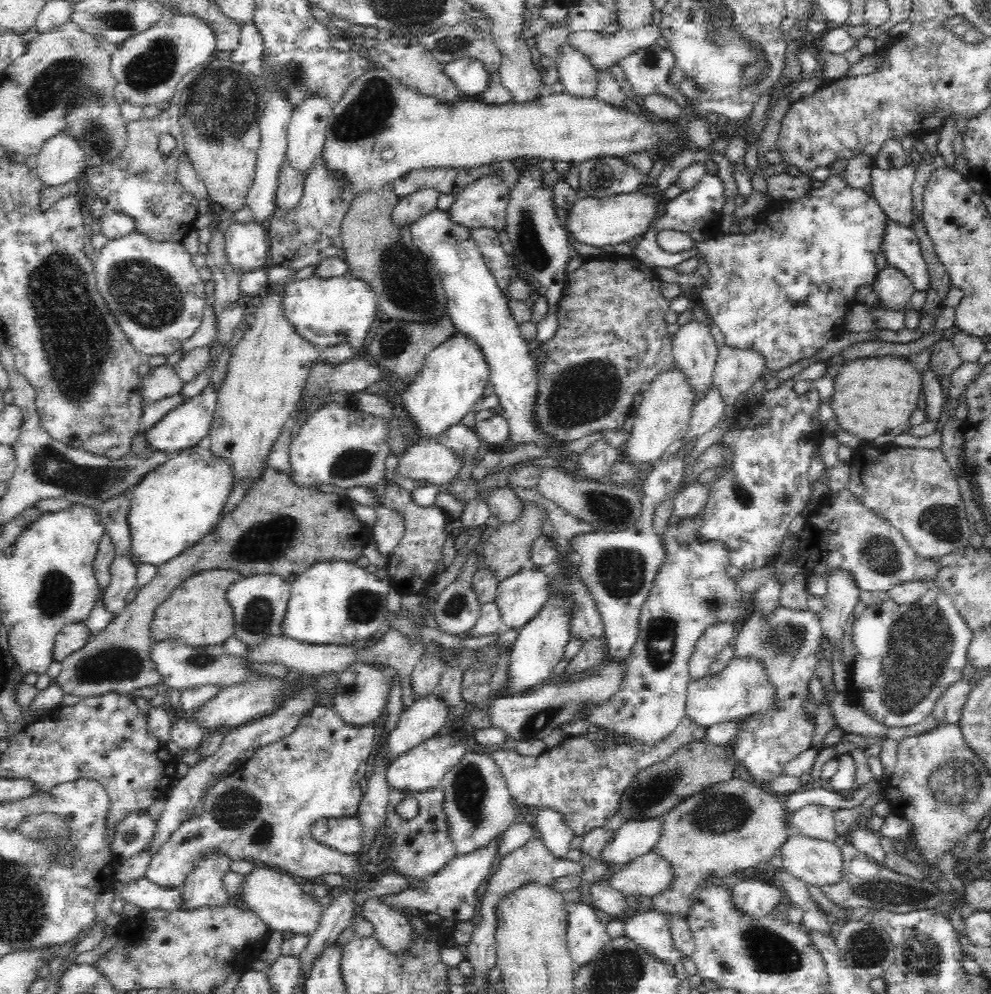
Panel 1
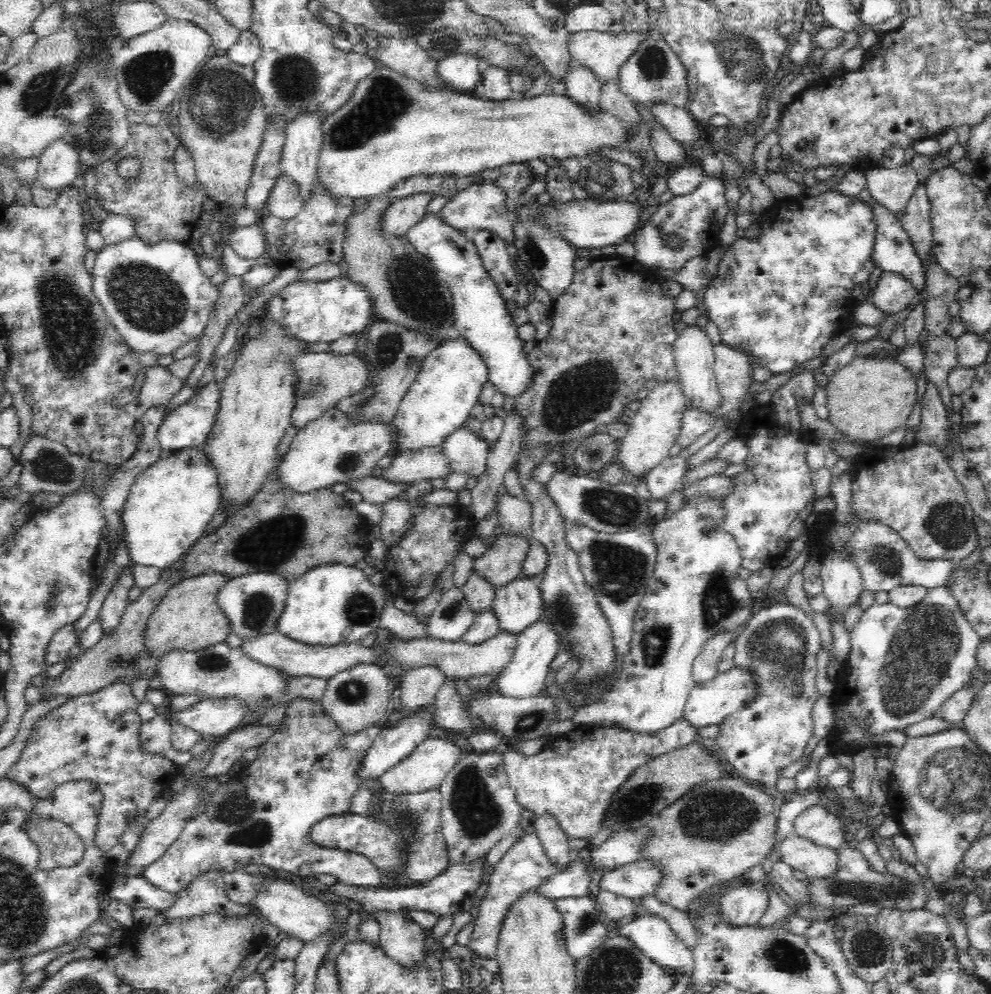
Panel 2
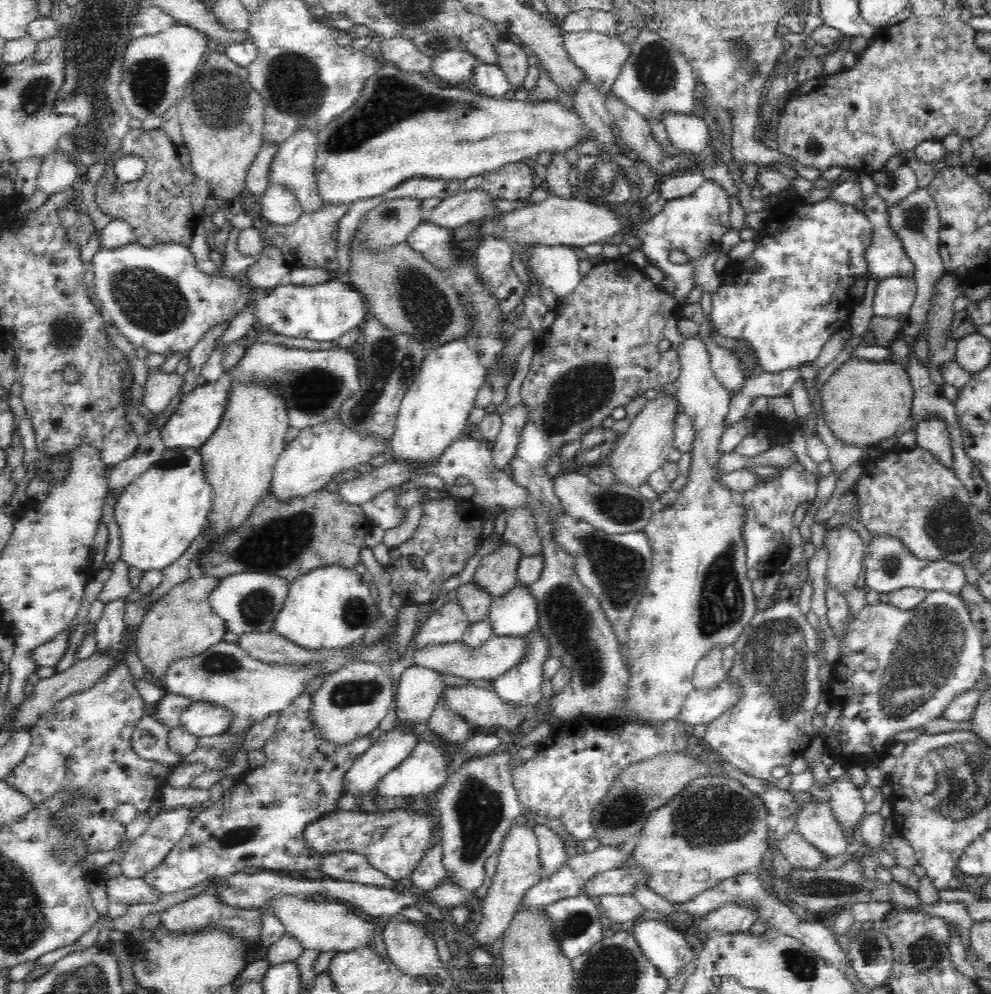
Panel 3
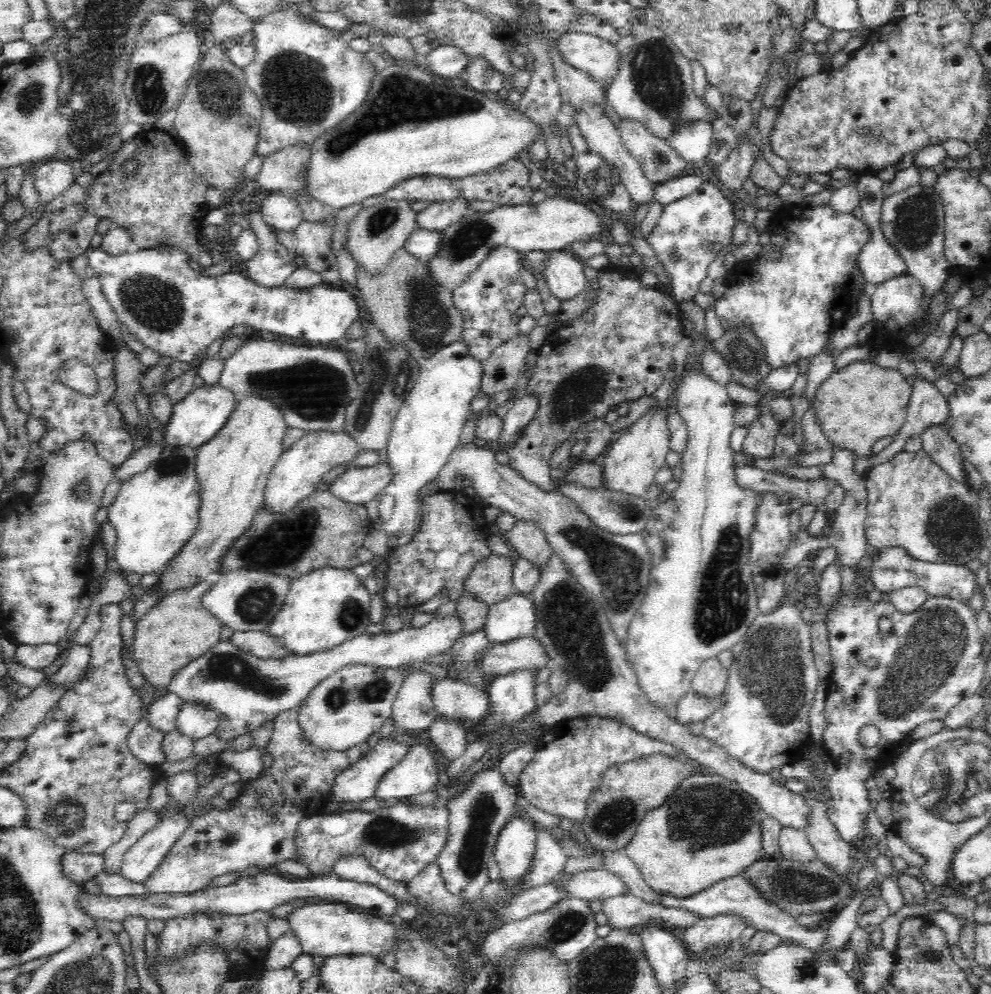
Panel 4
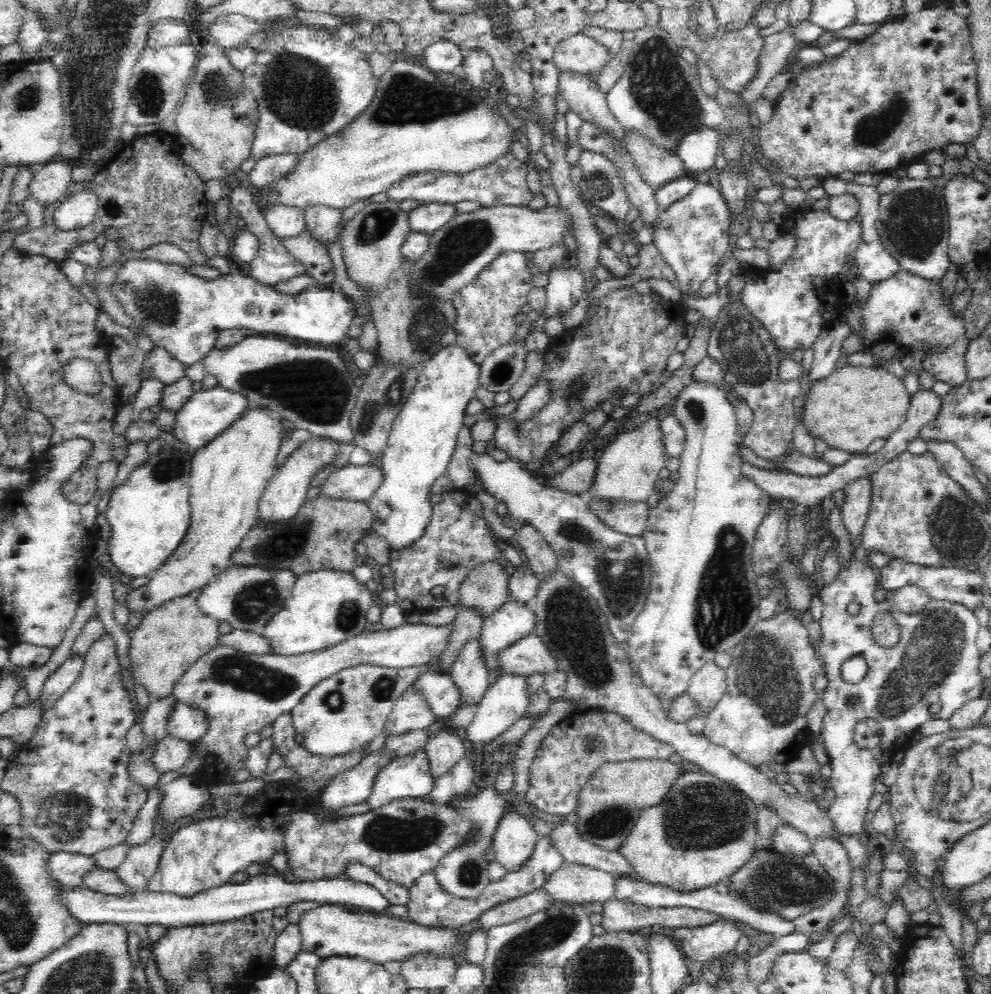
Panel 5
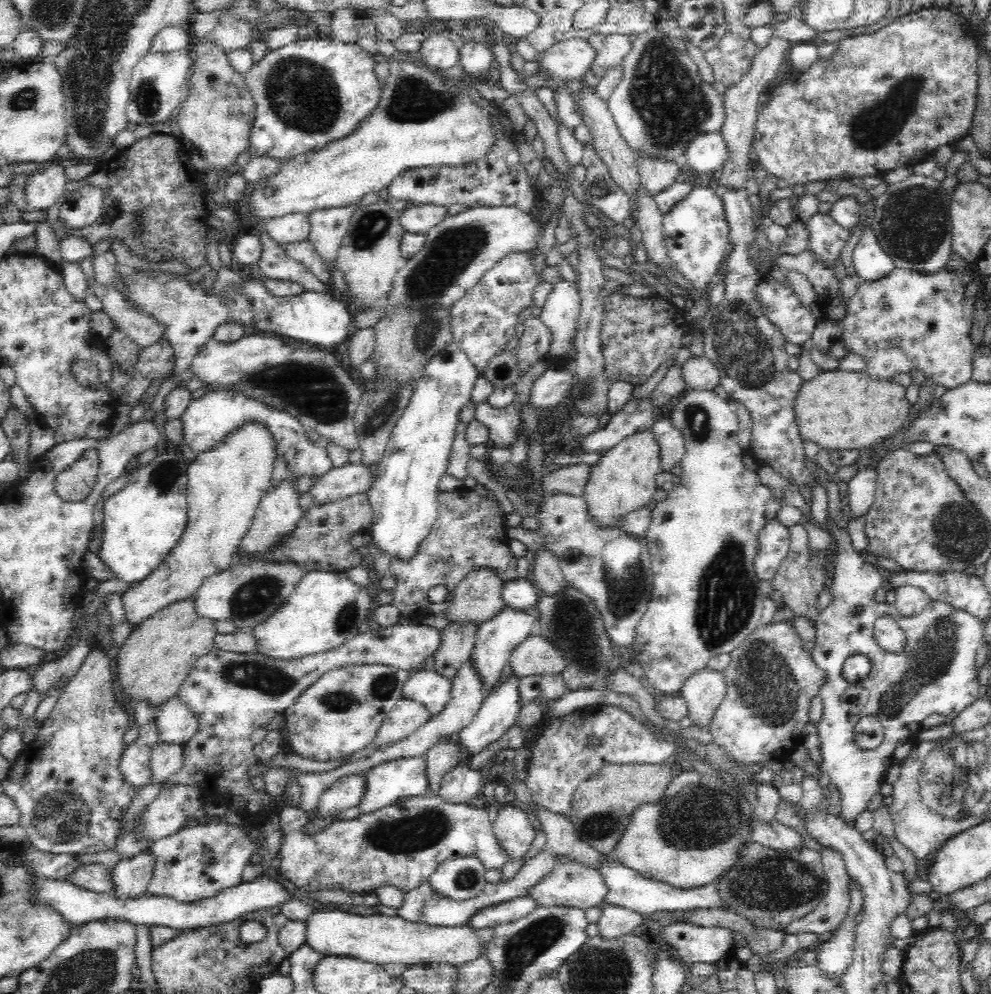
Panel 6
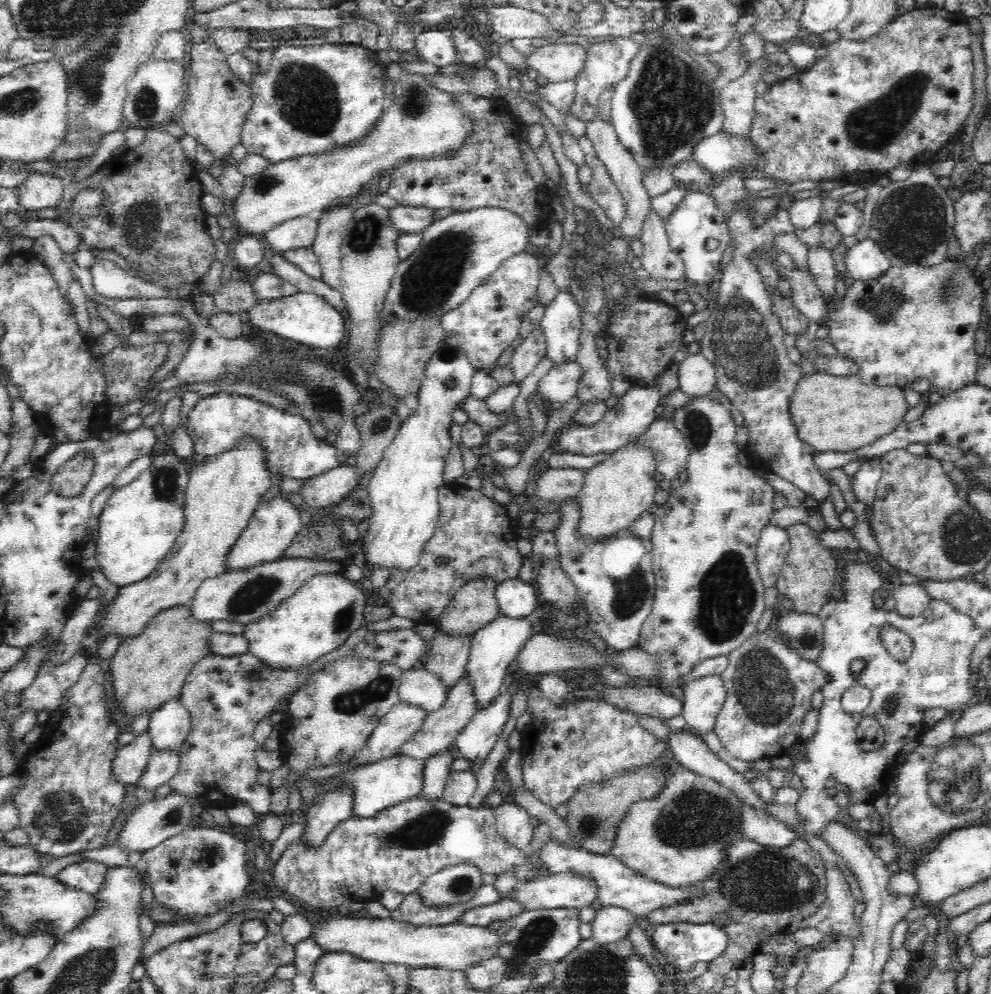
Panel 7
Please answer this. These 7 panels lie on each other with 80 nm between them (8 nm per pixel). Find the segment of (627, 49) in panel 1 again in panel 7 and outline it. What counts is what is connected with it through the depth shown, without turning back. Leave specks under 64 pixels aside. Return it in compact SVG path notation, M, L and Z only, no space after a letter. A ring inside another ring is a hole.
M573 39L571 44L548 44L534 49L526 58L525 65L535 69L539 76L546 78L550 83L564 82L564 80L575 80L584 70L587 56L587 47L583 48L579 40Z

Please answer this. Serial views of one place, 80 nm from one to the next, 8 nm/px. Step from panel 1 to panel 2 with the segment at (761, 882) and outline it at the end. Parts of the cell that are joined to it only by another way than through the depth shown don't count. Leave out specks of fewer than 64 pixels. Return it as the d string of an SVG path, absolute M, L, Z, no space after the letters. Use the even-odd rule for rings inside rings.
M764 884L730 887L723 895L722 915L736 925L757 925L770 904L770 894Z

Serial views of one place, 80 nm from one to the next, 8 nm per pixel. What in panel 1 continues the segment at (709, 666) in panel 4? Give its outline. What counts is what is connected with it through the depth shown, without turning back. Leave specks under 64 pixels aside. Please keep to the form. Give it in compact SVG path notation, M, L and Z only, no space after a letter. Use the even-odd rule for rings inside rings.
M719 621L704 630L694 643L687 660L690 680L708 675L708 667L716 655L736 637L739 626L733 622Z

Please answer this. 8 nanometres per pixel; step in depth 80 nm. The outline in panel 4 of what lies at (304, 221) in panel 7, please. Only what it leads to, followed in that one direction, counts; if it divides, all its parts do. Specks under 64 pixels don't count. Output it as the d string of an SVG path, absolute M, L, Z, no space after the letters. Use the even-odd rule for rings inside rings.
M269 191L260 204L259 212L263 221L274 230L292 230L303 220L298 201L292 195L281 191Z

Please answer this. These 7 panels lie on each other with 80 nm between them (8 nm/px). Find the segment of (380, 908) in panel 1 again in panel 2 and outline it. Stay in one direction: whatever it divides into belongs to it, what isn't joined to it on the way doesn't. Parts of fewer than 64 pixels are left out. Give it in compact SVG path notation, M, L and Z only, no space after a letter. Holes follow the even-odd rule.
M378 910L369 914L380 926L379 946L389 958L401 966L414 966L424 958L423 950L428 949L424 939L427 932L420 925L402 913Z

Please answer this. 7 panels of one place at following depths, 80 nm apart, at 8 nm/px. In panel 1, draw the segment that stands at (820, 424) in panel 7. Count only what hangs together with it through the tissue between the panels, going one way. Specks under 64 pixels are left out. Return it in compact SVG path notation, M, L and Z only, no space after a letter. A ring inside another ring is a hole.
M882 356L882 358L858 358L848 361L834 378L834 394L830 406L834 410L836 422L841 429L854 436L863 438L867 443L876 440L892 429L910 424L910 417L918 409L918 400L922 396L921 376L918 370L904 357Z

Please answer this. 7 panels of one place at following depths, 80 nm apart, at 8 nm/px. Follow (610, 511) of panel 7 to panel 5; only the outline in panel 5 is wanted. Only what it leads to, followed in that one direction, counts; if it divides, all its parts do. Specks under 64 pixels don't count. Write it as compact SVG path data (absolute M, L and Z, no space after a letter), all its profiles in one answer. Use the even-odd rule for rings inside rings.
M648 418L634 430L618 433L612 442L603 446L602 456L596 460L598 470L591 491L594 498L645 501L655 493L655 482L659 479L659 472L666 466L661 421L658 418Z

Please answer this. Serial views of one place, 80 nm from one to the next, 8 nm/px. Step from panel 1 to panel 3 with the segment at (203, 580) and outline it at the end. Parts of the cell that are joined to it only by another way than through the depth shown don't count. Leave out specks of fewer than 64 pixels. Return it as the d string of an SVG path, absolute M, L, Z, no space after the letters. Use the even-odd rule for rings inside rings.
M218 577L189 578L157 600L136 632L137 656L148 678L161 685L167 664L178 657L196 656L224 640L226 622L210 605L210 594L220 584Z

